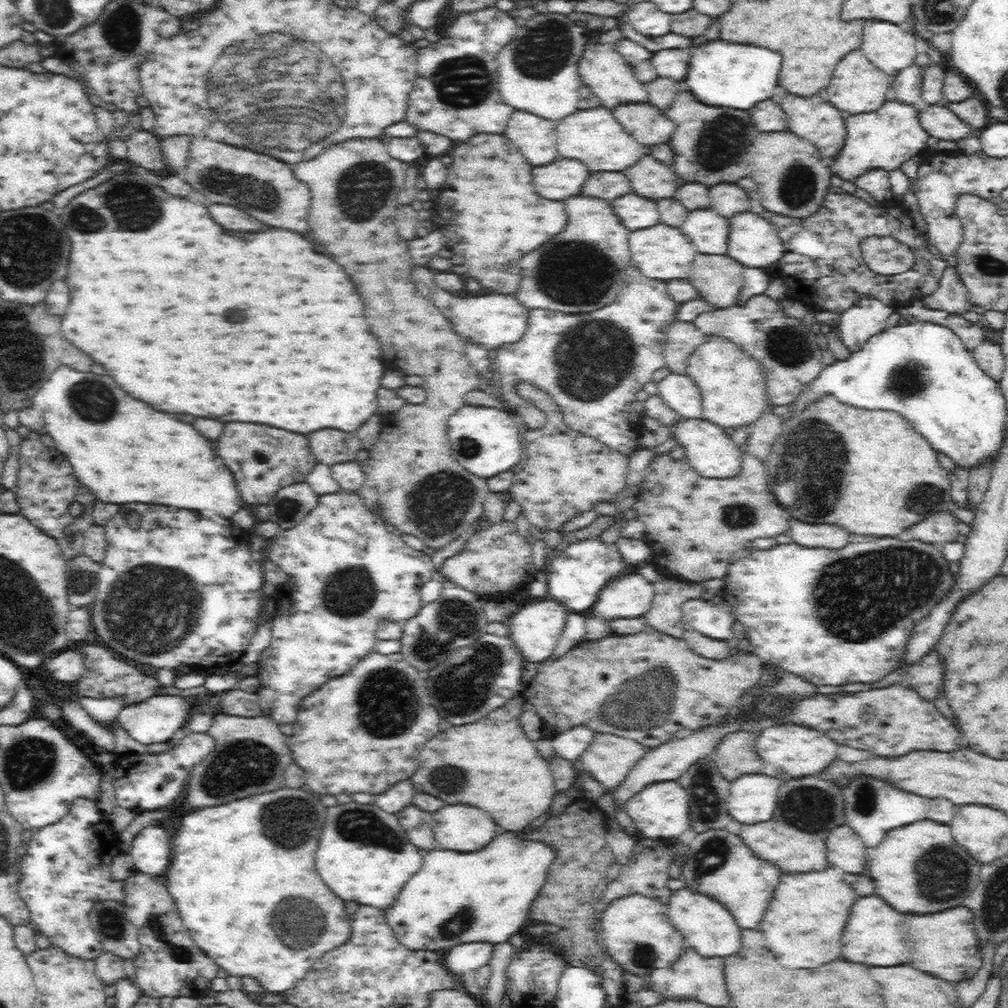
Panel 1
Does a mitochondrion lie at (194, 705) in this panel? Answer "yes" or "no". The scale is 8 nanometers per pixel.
no

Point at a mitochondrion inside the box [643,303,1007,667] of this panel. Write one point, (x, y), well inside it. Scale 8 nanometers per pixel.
(859, 598)

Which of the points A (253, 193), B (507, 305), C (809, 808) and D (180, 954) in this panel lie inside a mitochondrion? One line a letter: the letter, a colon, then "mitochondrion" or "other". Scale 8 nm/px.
A: mitochondrion
B: other
C: mitochondrion
D: mitochondrion

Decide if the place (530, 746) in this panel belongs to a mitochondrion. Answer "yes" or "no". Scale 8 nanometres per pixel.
no

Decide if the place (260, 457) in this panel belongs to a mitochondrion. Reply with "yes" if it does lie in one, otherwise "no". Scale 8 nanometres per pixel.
no

